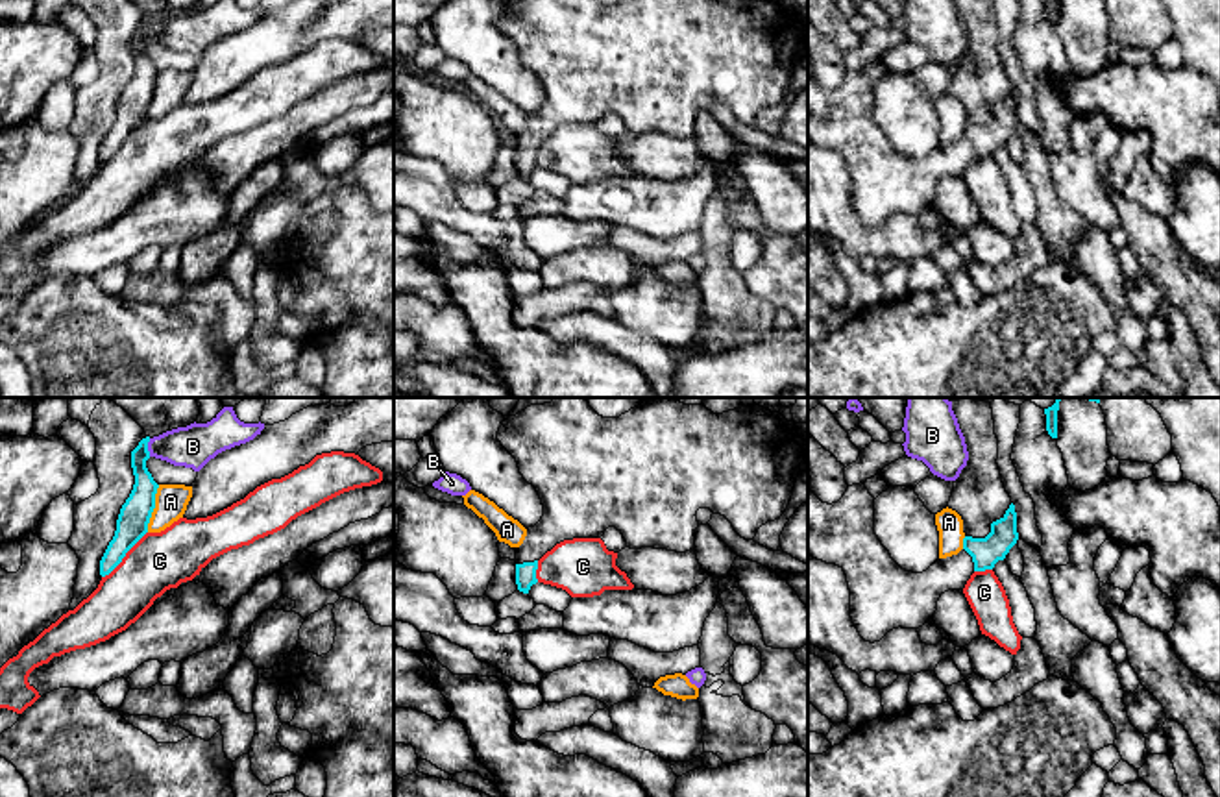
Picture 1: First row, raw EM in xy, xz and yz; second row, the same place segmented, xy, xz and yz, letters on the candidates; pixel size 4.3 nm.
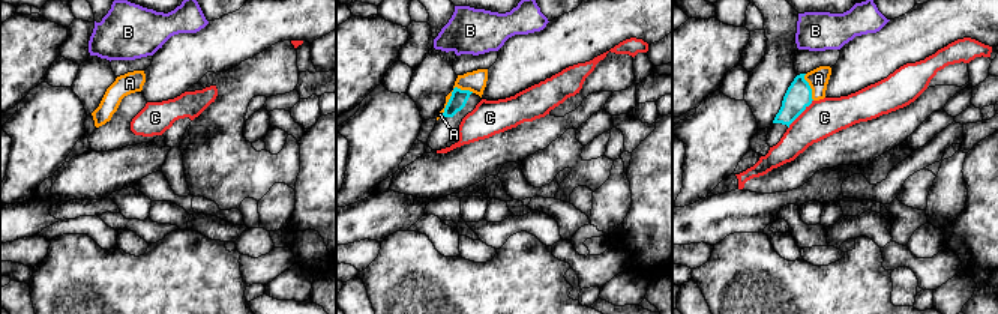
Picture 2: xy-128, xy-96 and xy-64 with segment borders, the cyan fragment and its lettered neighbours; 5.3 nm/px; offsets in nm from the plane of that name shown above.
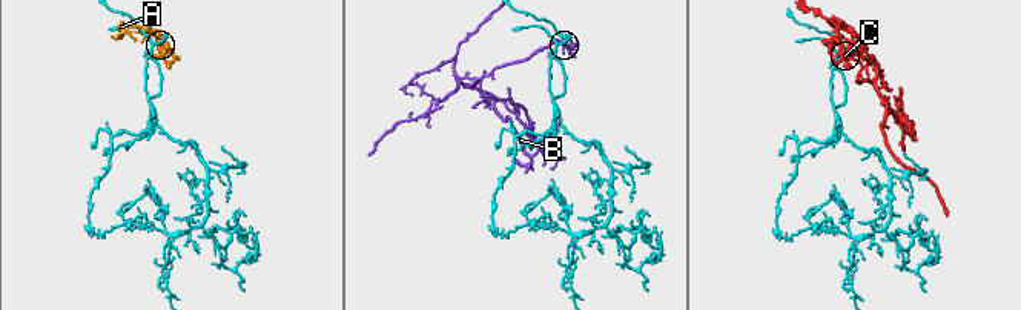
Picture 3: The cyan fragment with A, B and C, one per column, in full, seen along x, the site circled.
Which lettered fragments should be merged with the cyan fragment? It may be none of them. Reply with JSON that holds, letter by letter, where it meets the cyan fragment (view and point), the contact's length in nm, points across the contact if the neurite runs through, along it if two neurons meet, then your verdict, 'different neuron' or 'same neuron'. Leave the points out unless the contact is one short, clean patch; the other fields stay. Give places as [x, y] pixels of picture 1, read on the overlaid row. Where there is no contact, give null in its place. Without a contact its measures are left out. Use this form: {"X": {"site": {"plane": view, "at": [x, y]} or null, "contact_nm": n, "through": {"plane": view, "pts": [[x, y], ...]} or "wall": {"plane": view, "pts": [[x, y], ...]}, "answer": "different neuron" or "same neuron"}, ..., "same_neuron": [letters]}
{"A": {"site": {"plane": "xy", "at": [154, 507]}, "contact_nm": 220, "answer": "different neuron"}, "B": {"site": {"plane": "xy", "at": [146, 448]}, "contact_nm": 80, "answer": "different neuron"}, "C": {"site": {"plane": "xy", "at": [124, 555]}, "contact_nm": 280, "answer": "different neuron"}, "same_neuron": []}

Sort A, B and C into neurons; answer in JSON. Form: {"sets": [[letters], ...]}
{"sets": [["A"], ["B"], ["C"]]}

